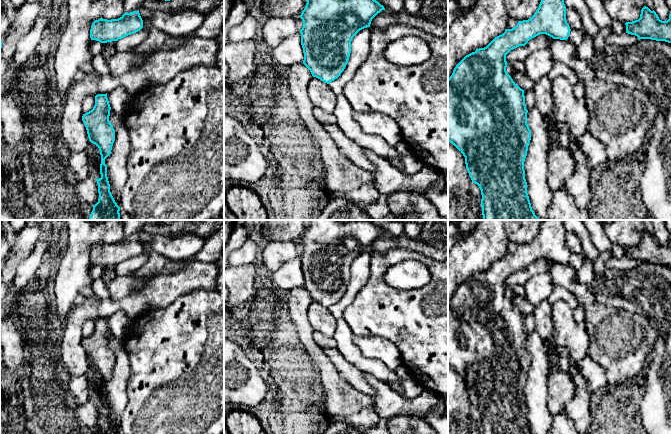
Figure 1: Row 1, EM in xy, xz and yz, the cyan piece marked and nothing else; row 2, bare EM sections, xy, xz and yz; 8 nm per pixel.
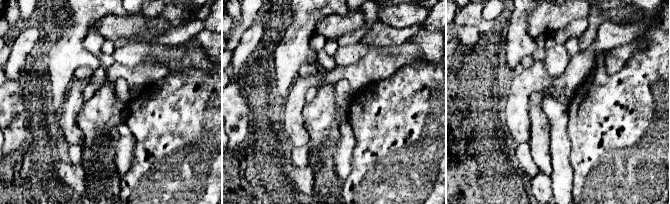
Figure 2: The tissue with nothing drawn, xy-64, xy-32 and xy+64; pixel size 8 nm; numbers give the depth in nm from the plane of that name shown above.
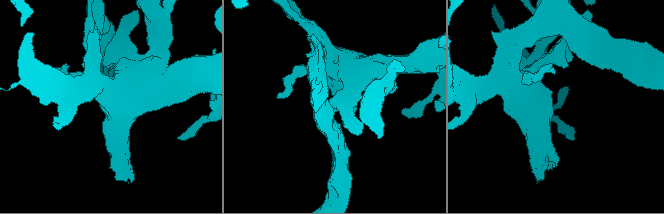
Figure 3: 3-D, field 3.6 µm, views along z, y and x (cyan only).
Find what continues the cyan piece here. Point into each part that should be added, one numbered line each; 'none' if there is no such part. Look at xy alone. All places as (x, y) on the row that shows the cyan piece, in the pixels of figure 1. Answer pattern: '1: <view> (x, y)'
none

